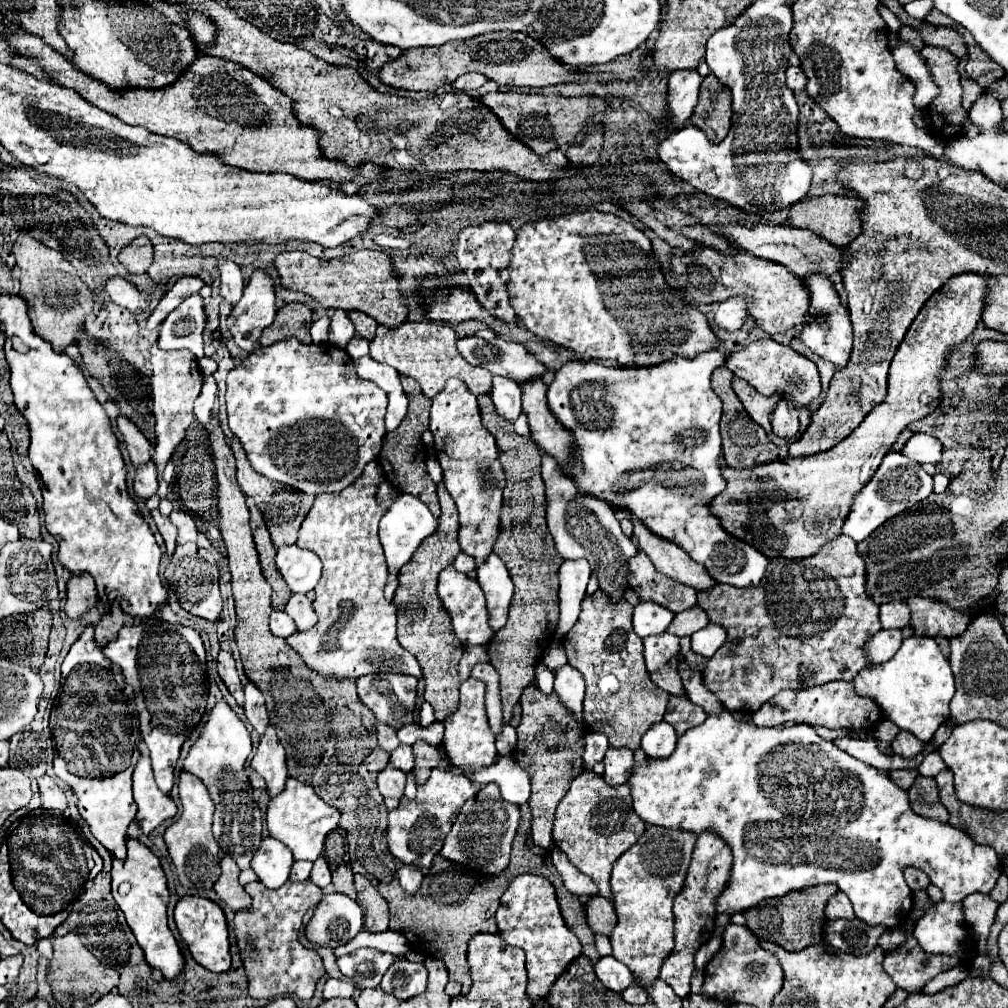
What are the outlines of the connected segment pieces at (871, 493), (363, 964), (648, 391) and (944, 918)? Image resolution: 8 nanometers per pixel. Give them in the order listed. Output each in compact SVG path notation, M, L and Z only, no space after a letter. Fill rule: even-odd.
M890 451L882 459L882 465L874 473L874 477L854 495L850 513L842 525L842 533L852 537L854 541L862 541L868 537L876 527L880 527L886 519L896 517L904 509L910 509L918 501L926 499L932 493L932 475L922 469L916 461L910 461L902 453Z
M366 947L366 949L356 949L356 951L340 957L338 967L340 967L342 975L356 981L358 989L364 989L364 987L378 987L382 975L386 973L388 965L394 959L396 957L390 953L382 953L378 949Z
M712 349L712 351L698 353L692 359L678 355L672 357L670 361L650 367L638 367L638 365L606 367L596 361L568 361L548 385L548 405L550 411L556 415L556 419L566 429L574 431L576 443L582 449L582 467L580 463L574 463L572 467L564 469L566 475L576 479L580 493L596 495L598 499L604 499L614 507L630 509L646 527L650 527L652 533L676 543L680 549L684 549L690 555L690 559L704 565L716 583L728 583L734 587L754 587L760 583L766 571L766 557L760 551L756 551L752 545L742 543L740 539L728 535L706 505L712 501L714 495L718 495L726 487L726 481L722 479L720 465L718 465L718 457L722 453L720 433L718 433L722 401L718 399L718 395L710 385L712 371L724 365L726 357L728 353ZM582 425L596 425L596 427L610 427L610 429L606 431L584 429ZM638 471L646 473L642 477L648 481L638 485ZM666 483L684 483L684 485L700 483L700 485L690 485L690 491L686 491L686 489L674 489Z
M722 709L718 715L708 715L702 725L680 735L678 745L674 727L670 723L654 723L644 733L640 745L648 757L644 763L634 763L626 781L630 785L634 811L644 823L660 825L666 829L680 829L694 835L712 831L730 845L734 861L728 881L718 895L716 913L744 913L746 909L752 909L770 897L782 897L790 891L816 885L836 885L842 893L848 895L860 921L868 925L884 925L890 929L900 927L905 924L913 908L910 896L912 891L904 881L902 869L918 867L928 873L932 883L944 893L944 901L936 903L934 909L930 909L916 923L914 935L920 947L928 953L950 955L971 951L971 945L967 944L967 932L962 928L966 924L962 917L962 905L956 901L962 901L972 893L990 893L996 879L1002 875L1000 857L992 847L974 843L972 837L962 829L916 815L910 809L908 793L896 787L886 771L874 769L850 757L832 741L816 735L812 729L806 731L804 743L796 739L792 743L782 741L782 745L776 745L776 739L792 739L796 725L758 727L754 723L740 721L742 713L733 713L733 716L728 709ZM854 789L862 791L858 803L854 803Z

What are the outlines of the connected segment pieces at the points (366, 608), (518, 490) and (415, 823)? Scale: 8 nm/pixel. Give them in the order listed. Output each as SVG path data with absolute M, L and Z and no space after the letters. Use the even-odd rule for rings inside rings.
M370 461L370 465L366 465L366 469L362 471L362 477L358 477L358 481L350 485L350 489L344 489L340 495L318 495L300 527L300 535L296 541L298 547L314 551L320 557L324 569L314 589L314 611L318 613L316 627L306 633L294 633L286 641L312 671L336 681L356 679L368 673L404 673L422 679L418 661L396 639L396 609L394 603L384 597L388 569L382 553L382 543L378 539L378 521L386 509L376 503L376 487L380 481L384 481L384 471L378 461Z
M478 395L484 427L496 437L500 449L500 463L506 473L504 507L500 515L500 533L494 543L494 553L506 563L514 583L514 597L510 603L508 623L488 643L490 663L500 675L500 693L504 707L504 723L512 719L512 709L518 703L522 689L534 679L532 667L542 659L544 649L554 637L558 625L558 569L562 557L554 549L552 535L546 527L546 497L540 477L542 453L532 439L514 431L514 423L496 413L490 395Z
M432 769L432 775L426 779L426 783L418 785L414 799L402 797L400 805L396 809L390 809L386 829L390 853L404 865L418 865L422 869L428 869L434 855L442 849L444 837L450 831L452 821L458 817L462 805L470 797L474 797L474 793L478 793L476 785L462 773Z

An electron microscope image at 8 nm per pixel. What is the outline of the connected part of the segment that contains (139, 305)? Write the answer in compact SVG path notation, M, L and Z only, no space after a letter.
M114 277L114 279L108 279L106 285L104 285L106 293L122 307L126 307L128 311L132 313L138 313L140 309L144 309L150 301L150 295L144 295L140 293L132 283L128 283L126 279L122 277Z

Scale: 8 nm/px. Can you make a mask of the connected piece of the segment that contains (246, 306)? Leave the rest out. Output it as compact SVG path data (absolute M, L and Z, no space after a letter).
M254 271L250 283L244 287L244 295L238 305L232 307L226 323L236 341L244 351L254 351L260 333L274 321L274 283L264 271Z

